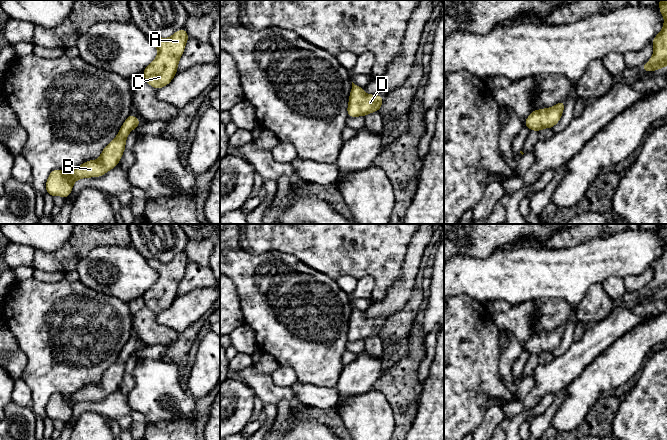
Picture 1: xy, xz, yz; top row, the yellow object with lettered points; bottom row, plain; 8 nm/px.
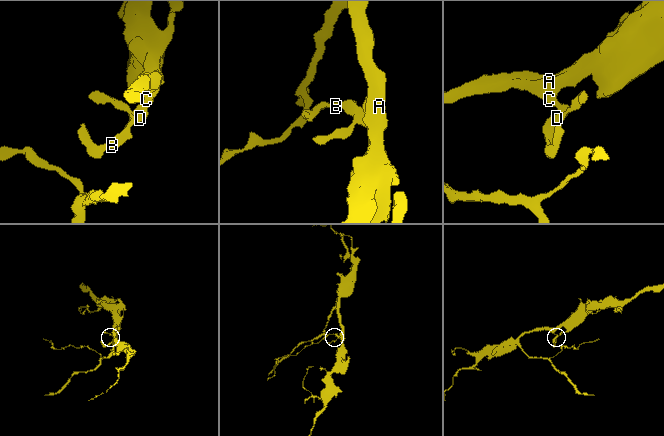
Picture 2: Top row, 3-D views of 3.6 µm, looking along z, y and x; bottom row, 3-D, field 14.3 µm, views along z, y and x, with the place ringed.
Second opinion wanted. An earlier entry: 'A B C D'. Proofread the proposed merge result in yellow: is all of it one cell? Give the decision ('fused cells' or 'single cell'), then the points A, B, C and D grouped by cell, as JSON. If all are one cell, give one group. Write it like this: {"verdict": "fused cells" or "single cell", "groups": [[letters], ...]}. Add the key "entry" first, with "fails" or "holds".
{"entry": "holds", "verdict": "single cell", "groups": [["A", "B", "C", "D"]]}

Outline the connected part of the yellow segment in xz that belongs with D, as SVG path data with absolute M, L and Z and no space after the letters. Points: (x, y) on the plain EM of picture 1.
M352 306L352 314L347 332L348 341L365 341L369 337L380 334L382 327L383 320L365 318L364 312Z

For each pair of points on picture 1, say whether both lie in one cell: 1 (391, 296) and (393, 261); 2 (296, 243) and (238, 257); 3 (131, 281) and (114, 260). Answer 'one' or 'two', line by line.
1: two
2: two
3: one

